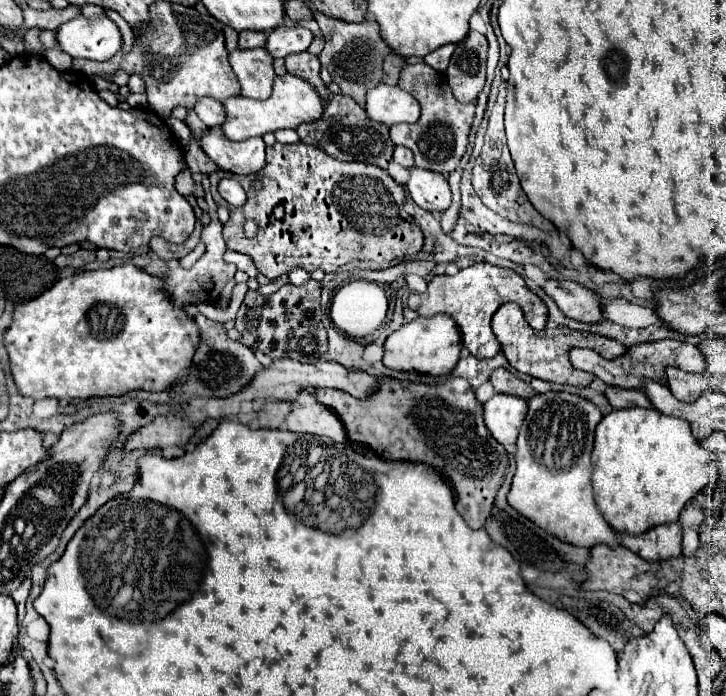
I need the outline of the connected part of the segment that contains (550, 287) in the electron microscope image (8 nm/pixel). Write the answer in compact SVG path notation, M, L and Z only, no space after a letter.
M547 278L541 286L559 306L561 312L565 312L569 318L575 318L585 324L601 322L601 300L595 292L589 288L579 286L577 282L565 282L565 280L553 280Z

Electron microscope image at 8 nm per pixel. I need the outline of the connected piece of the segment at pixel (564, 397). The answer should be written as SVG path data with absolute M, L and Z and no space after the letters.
M545 392L529 400L529 412L517 438L517 472L507 496L509 504L549 534L575 544L619 546L619 534L597 508L591 486L591 452L595 428L603 414L599 406L571 392Z

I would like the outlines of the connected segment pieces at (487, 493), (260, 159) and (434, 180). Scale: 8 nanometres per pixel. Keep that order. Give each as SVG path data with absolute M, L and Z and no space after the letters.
M385 376L381 378L379 388L375 388L375 392L371 392L371 396L367 396L365 400L355 400L351 394L343 390L331 390L331 388L313 388L311 394L317 398L321 406L331 408L331 412L335 412L341 418L341 422L345 424L347 436L351 440L369 444L381 458L421 462L443 472L451 480L457 492L457 504L455 504L457 512L467 520L471 528L481 528L485 524L487 516L491 514L495 494L503 484L505 468L509 466L509 454L503 448L503 444L499 444L487 430L483 420L483 404L475 398L475 392L469 380L449 378L443 384L429 386L429 384L417 384L417 382L401 382L401 380Z
M219 126L211 128L201 138L205 154L221 168L233 174L257 174L265 164L263 138L247 138L243 142L231 142L219 132Z
M413 166L409 172L411 172L411 176L409 176L405 188L409 190L409 194L417 206L421 206L423 210L429 210L429 212L435 212L435 210L443 212L449 208L451 190L449 190L447 180L441 174L423 170L417 166Z

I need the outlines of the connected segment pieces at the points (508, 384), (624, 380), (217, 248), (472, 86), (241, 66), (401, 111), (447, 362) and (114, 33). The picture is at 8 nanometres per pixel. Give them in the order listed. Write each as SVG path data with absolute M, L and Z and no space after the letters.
M495 368L495 370L491 372L489 382L493 384L493 388L495 388L497 392L515 394L515 396L521 396L521 398L525 398L525 400L535 394L523 380L519 380L517 376L513 376L513 374L511 374L509 370L505 370L505 368Z
M657 340L657 342L639 342L627 348L627 352L615 360L607 360L599 356L595 350L581 350L573 348L571 350L571 364L575 368L581 368L585 372L595 374L609 386L619 386L619 388L641 388L643 378L651 378L655 382L665 382L665 366L677 366L687 372L703 372L705 368L705 358L699 352L695 344L679 342L679 340Z
M211 220L203 232L201 232L201 242L207 246L205 254L193 264L191 270L183 268L179 264L179 258L171 258L171 260L165 260L165 276L161 278L163 282L163 290L171 296L173 304L177 308L187 308L191 304L197 304L197 302L203 302L201 298L207 300L207 304L215 304L221 296L221 290L225 288L225 284L233 278L235 274L235 266L233 264L227 264L223 260L225 252L227 252L227 246L225 246L225 240L223 240L223 224L219 220Z
M469 32L455 48L449 68L445 72L447 84L459 102L475 102L485 84L487 38L479 32Z
M265 48L233 50L229 52L229 64L239 80L241 96L265 100L271 94L275 80L273 56Z
M383 82L371 88L371 92L367 92L365 110L371 120L381 122L385 126L419 120L417 100L399 86L387 86Z
M435 314L431 318L417 318L403 324L399 330L387 336L383 364L391 370L413 370L431 376L449 374L459 362L459 352L463 348L461 332L457 324L447 314Z
M77 16L55 30L57 46L73 58L111 60L121 48L121 32L107 16Z

